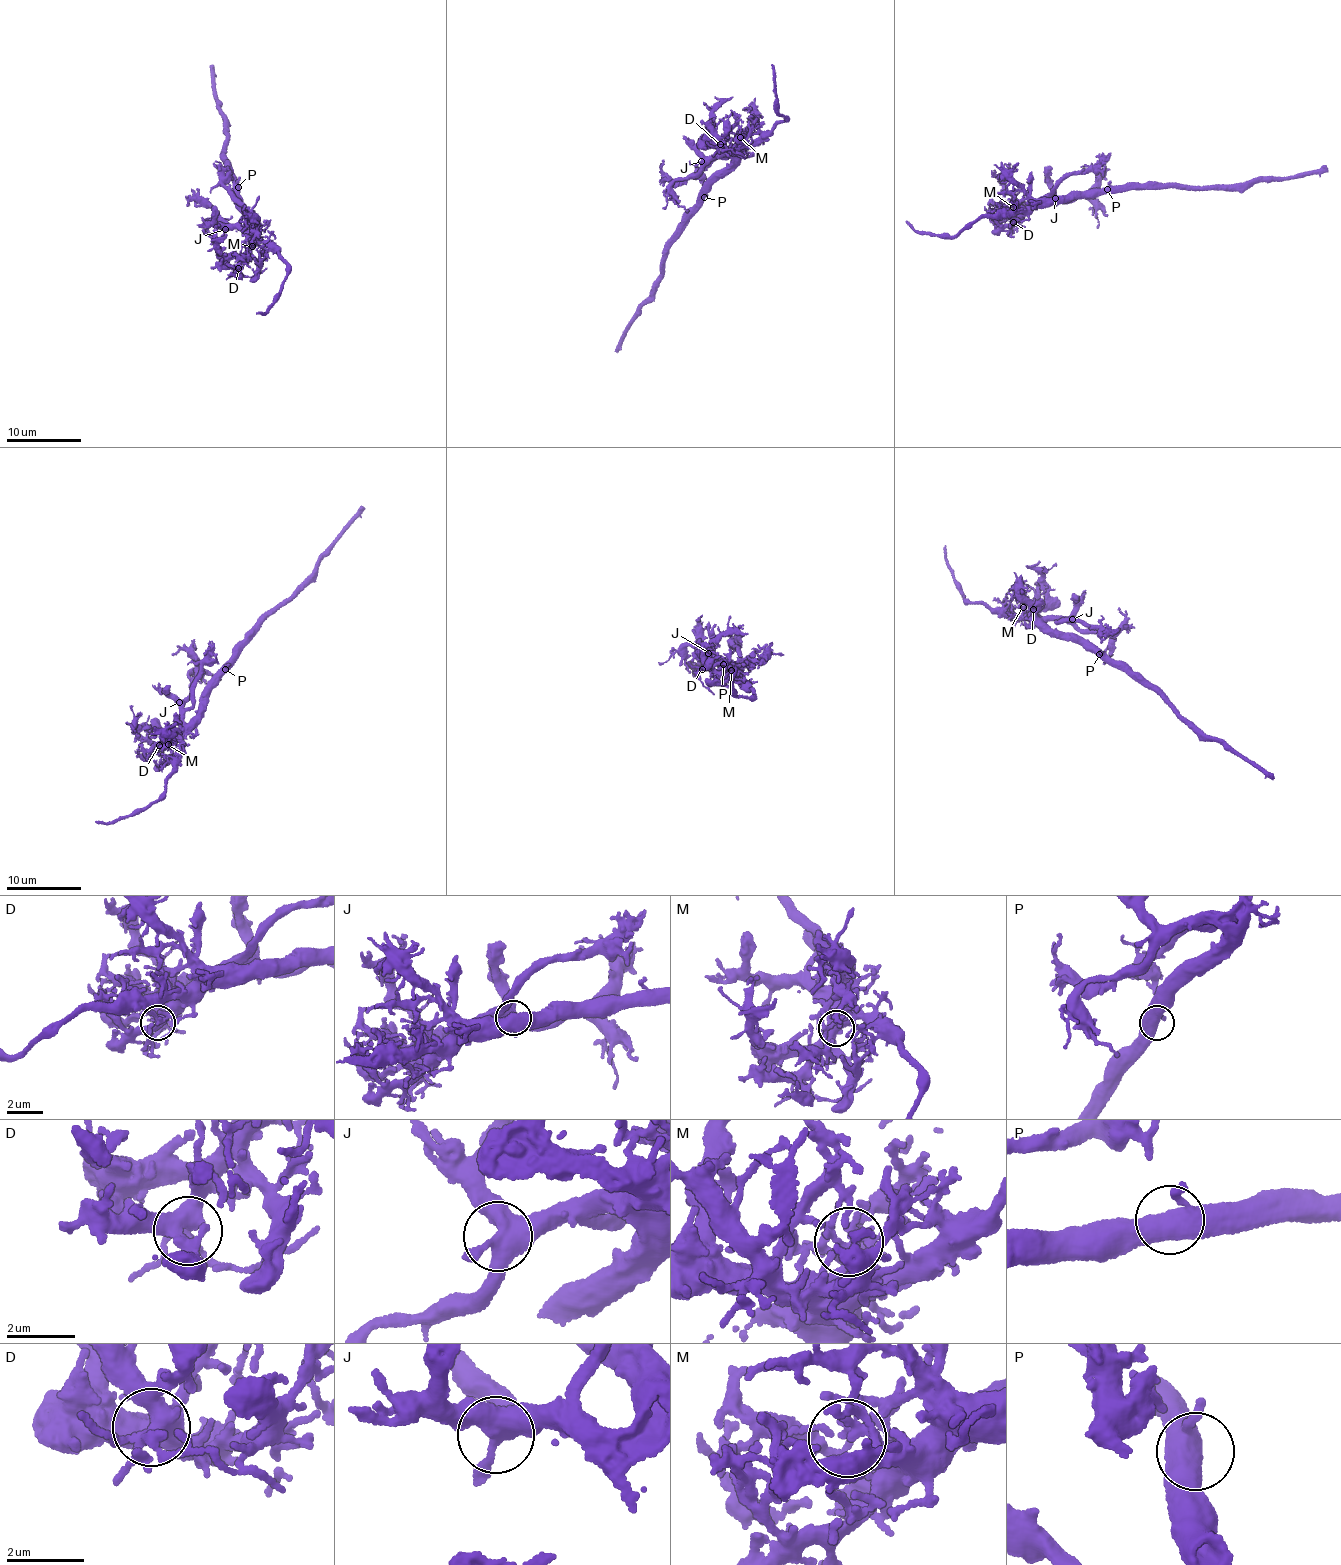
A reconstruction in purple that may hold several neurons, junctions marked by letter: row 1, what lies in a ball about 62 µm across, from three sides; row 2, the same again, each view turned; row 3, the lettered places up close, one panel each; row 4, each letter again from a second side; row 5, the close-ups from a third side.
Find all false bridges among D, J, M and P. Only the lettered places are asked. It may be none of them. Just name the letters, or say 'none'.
none

